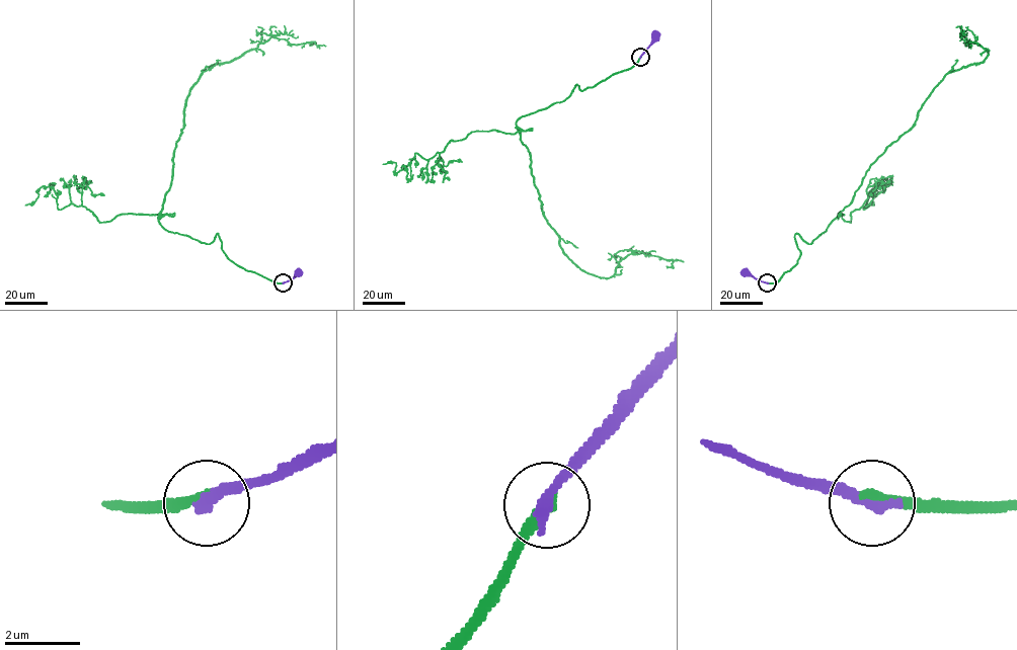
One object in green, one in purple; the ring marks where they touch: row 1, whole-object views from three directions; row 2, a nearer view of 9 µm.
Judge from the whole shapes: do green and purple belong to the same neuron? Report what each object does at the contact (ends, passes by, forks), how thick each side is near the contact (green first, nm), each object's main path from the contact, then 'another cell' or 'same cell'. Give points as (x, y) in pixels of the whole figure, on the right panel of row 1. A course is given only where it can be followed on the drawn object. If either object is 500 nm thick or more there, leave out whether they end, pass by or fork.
green ends; purple ends; calibres 320 and 360 nm; course green (767, 282), (797, 263), (795, 234), (810, 243), (850, 204), (946, 74), (987, 57), (971, 46); course purple (767, 282), (745, 272); another cell

